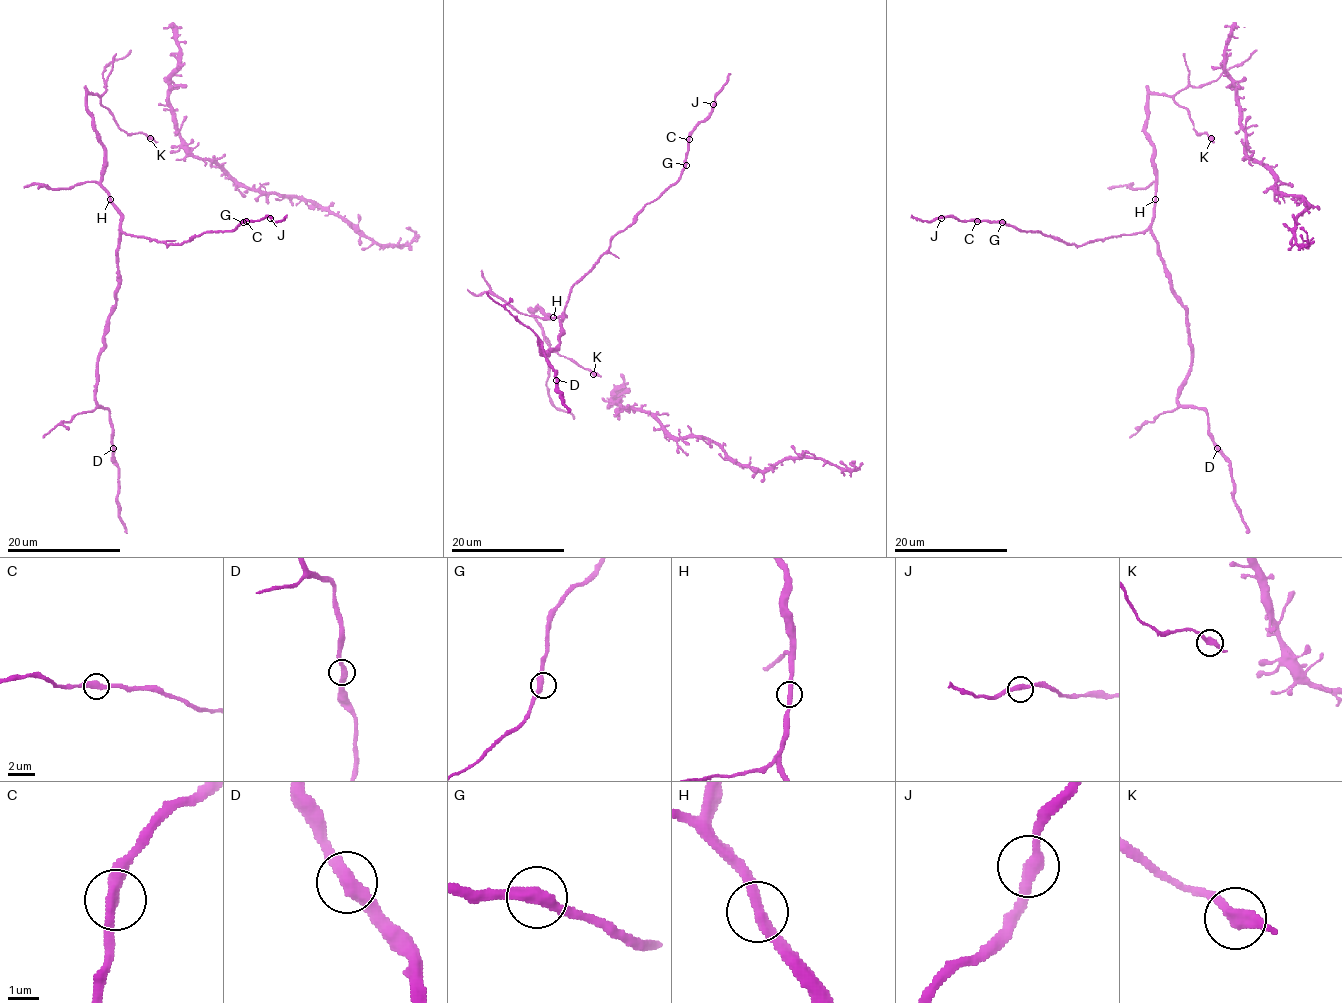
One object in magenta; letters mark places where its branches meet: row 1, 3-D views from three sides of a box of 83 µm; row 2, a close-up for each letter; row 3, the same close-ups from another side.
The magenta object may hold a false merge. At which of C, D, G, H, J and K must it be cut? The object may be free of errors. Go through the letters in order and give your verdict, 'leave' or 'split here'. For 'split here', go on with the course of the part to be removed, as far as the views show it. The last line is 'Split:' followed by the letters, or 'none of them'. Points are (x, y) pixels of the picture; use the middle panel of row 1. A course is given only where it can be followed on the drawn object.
C: leave
D: leave
G: leave
H: leave
J: leave
K: leave
Split: none of them

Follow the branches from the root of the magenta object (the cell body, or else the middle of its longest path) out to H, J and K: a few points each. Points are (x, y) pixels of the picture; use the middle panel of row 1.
H: (531, 310), (539, 308), (548, 316), (545, 317), (553, 317)
J: (531, 310), (539, 308), (545, 317), (563, 316), (570, 289), (610, 241), (678, 179), (688, 135), (713, 104)
K: (531, 310), (548, 344), (557, 354), (576, 361), (593, 374)

